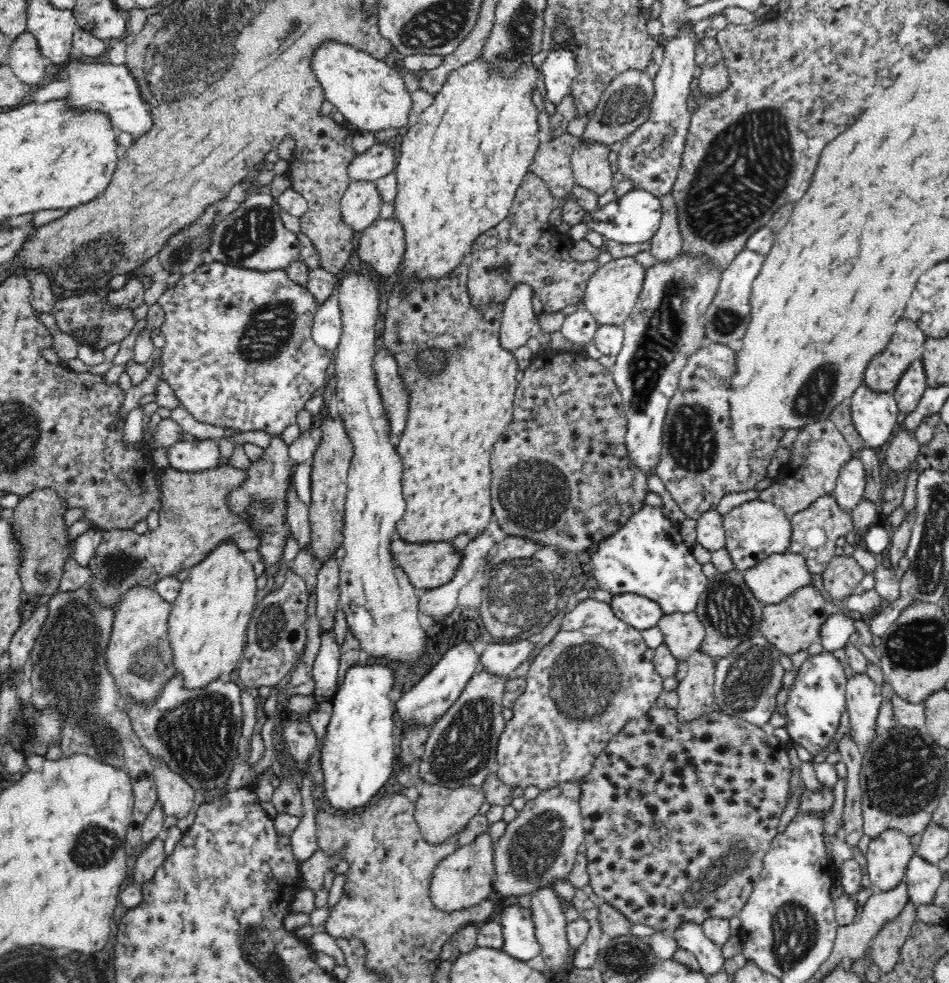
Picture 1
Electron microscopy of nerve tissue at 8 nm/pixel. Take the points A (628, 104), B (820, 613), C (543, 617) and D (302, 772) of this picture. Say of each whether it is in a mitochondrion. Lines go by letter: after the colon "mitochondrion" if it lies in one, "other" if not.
A: mitochondrion
B: other
C: mitochondrion
D: other

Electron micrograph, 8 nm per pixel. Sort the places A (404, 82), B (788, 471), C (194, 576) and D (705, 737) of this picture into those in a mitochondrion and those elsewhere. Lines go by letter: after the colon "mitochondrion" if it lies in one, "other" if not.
A: other
B: other
C: other
D: other

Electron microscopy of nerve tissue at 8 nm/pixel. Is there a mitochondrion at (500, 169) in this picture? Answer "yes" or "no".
no

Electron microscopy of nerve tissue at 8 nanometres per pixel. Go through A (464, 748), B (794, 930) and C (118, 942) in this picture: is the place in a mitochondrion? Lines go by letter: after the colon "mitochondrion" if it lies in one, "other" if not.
A: mitochondrion
B: mitochondrion
C: other

